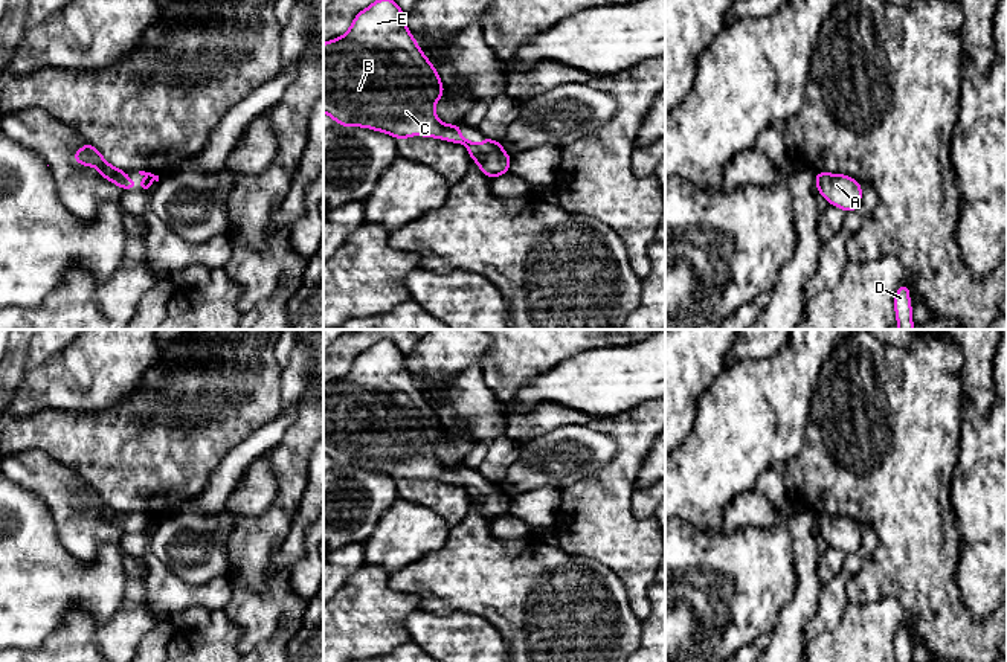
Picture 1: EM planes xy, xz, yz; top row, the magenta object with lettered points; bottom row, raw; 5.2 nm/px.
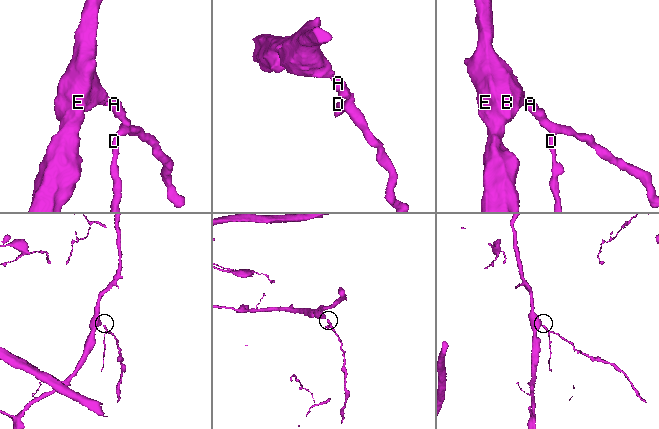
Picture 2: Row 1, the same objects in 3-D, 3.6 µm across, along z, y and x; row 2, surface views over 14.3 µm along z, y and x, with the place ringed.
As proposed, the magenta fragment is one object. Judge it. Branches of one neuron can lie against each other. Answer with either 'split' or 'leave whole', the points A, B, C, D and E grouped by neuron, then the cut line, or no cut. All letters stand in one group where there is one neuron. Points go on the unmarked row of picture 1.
leave whole; groups A B C D E; cut none

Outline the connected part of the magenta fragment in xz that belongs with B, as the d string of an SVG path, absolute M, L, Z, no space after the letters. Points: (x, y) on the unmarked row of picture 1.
M381 339L354 358L343 378L323 386L323 455L337 467L371 470L398 482L418 476L461 485L490 522L508 516L511 497L500 482L482 477L484 485L478 488L473 480L459 477L462 464L446 467L436 459L435 444L444 438L444 427L404 360L406 355L392 340Z

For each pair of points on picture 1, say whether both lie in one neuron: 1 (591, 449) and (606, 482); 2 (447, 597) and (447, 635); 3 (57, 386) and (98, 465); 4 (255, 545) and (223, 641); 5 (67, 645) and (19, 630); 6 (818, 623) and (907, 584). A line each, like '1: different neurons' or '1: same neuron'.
1: different neurons
2: different neurons
3: different neurons
4: different neurons
5: different neurons
6: different neurons

